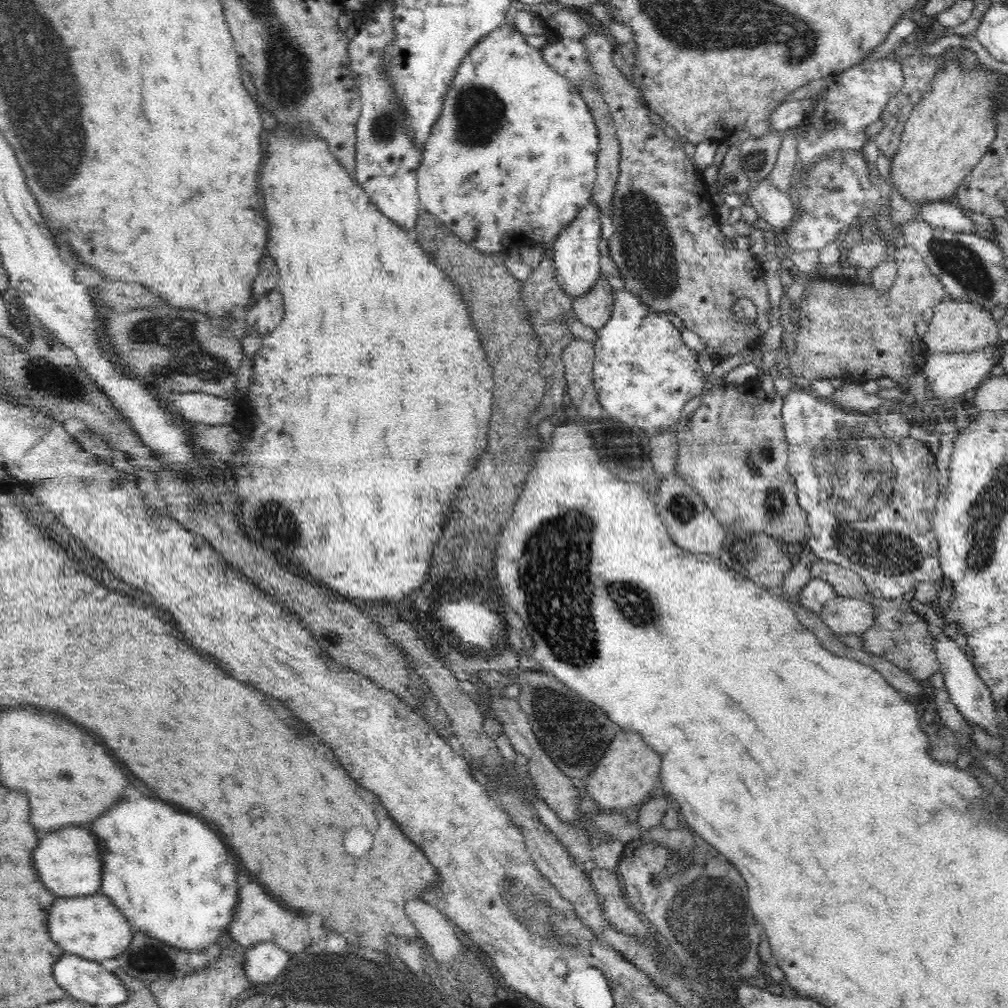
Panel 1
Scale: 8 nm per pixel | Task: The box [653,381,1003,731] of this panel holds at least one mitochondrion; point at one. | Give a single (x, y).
(863, 472)

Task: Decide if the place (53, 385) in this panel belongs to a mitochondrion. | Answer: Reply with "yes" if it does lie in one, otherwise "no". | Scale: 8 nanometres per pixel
yes

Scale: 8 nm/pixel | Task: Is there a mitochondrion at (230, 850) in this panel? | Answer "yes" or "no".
no

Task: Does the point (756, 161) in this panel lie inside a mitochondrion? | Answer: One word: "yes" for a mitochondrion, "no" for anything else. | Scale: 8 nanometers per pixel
yes

